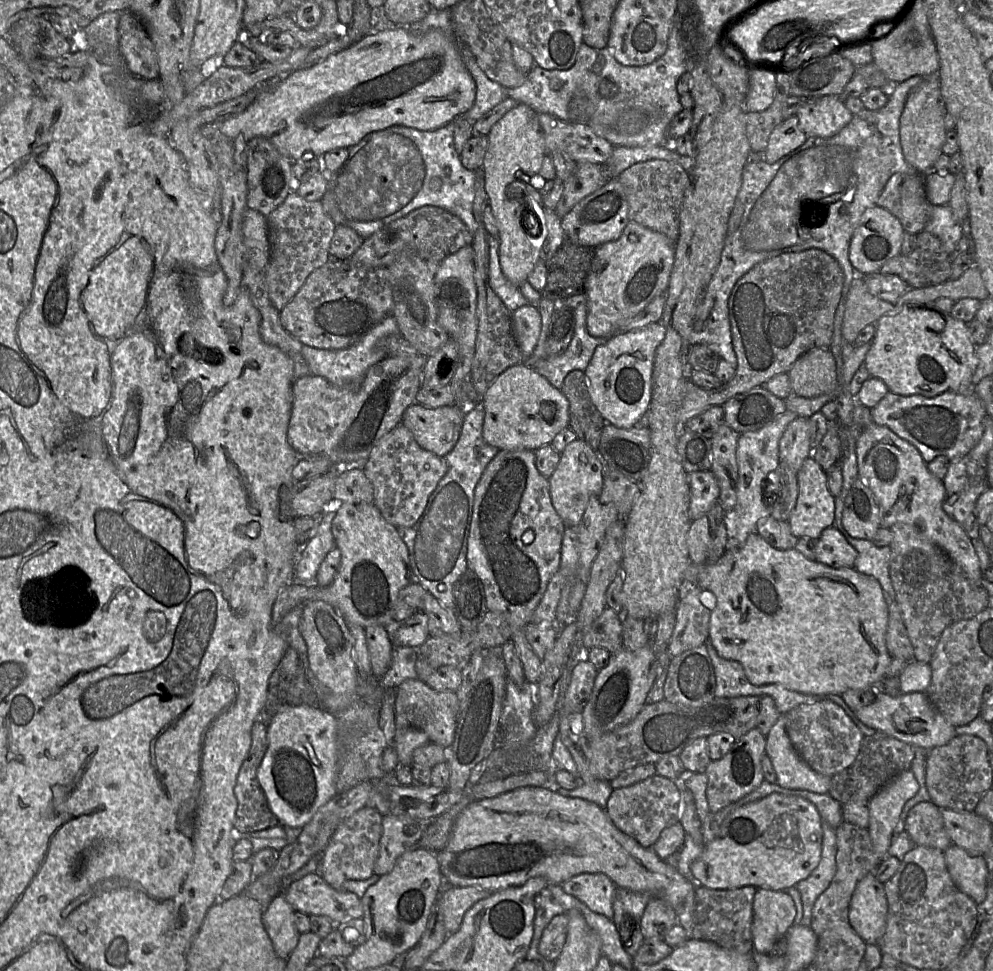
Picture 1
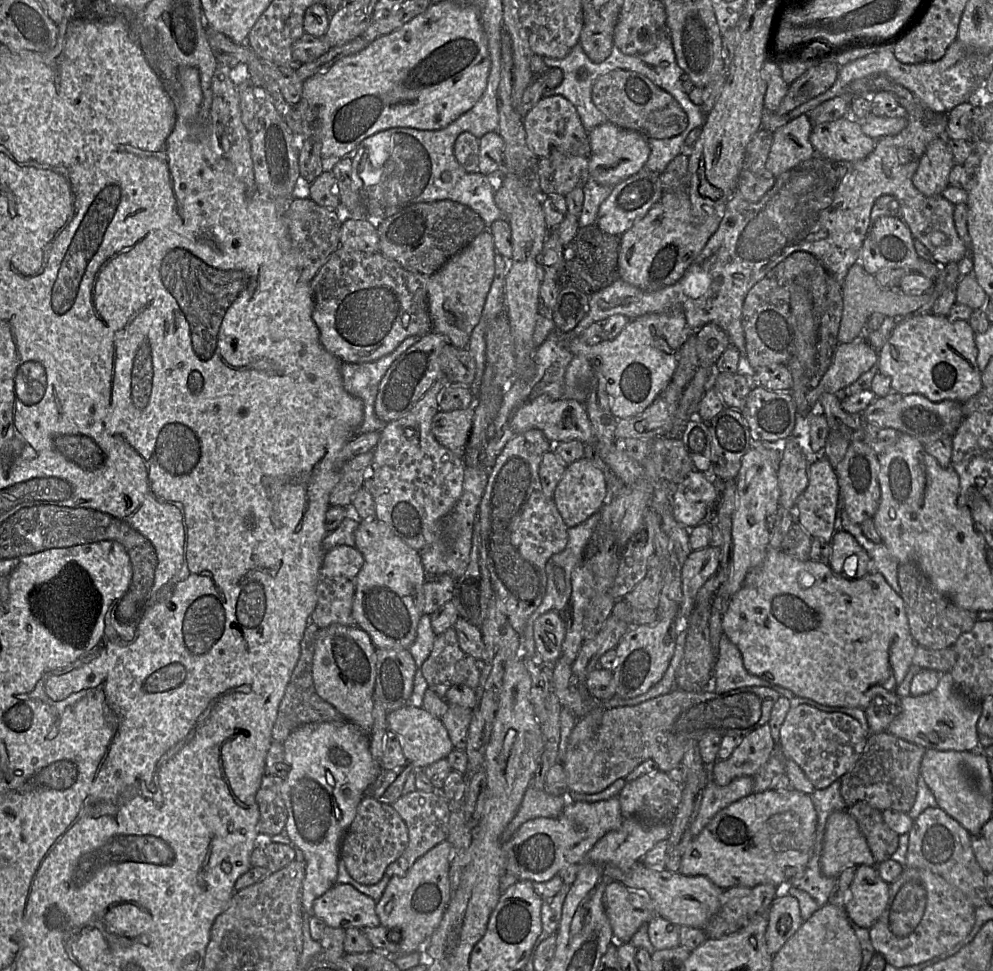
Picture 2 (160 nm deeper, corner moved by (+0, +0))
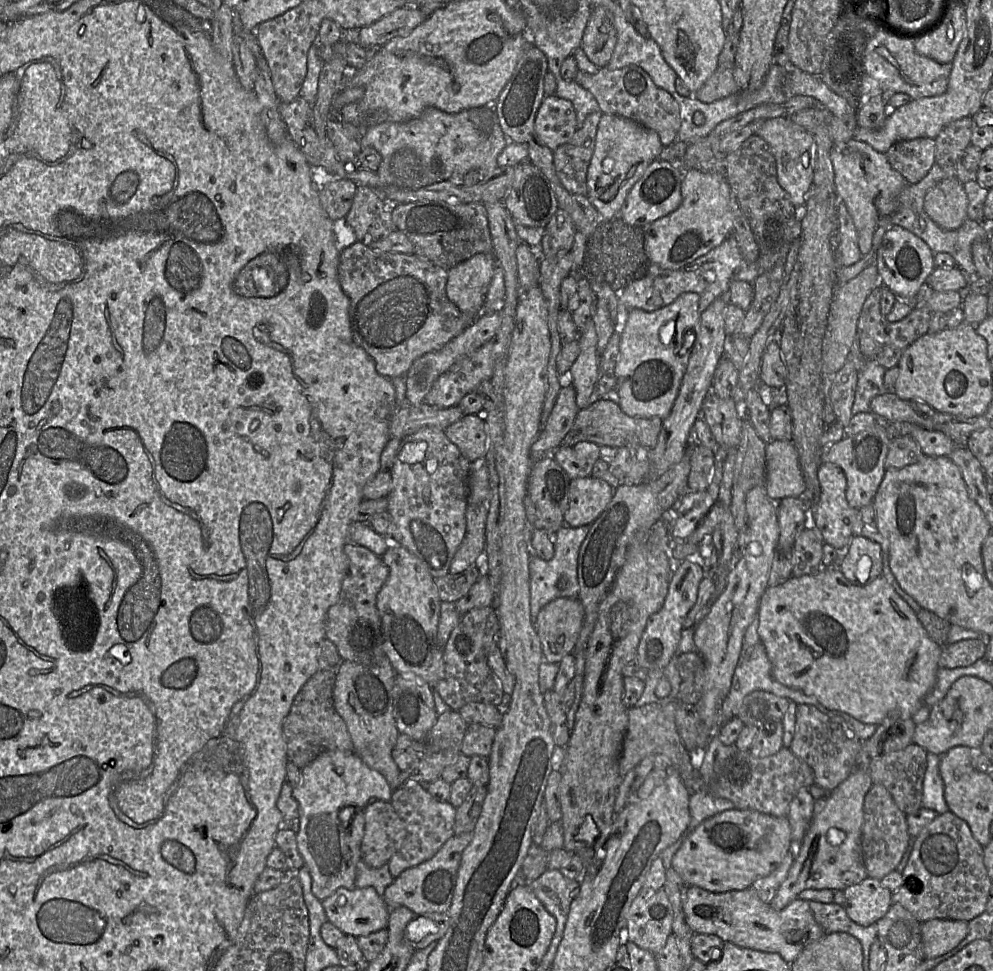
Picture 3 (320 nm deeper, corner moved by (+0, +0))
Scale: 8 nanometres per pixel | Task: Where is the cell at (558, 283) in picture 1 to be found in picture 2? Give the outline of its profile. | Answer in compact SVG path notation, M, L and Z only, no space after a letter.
M597 225L579 227L573 240L564 246L557 272L560 288L572 287L588 295L595 293L620 279L620 236L602 231Z

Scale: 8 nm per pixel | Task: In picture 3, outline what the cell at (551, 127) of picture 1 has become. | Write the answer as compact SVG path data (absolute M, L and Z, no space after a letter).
M545 96L535 118L535 131L553 152L567 143L577 131L577 114L571 101Z

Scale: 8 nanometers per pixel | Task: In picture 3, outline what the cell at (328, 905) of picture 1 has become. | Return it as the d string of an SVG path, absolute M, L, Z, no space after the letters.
M373 887L339 888L321 901L327 920L355 938L387 928L389 909Z

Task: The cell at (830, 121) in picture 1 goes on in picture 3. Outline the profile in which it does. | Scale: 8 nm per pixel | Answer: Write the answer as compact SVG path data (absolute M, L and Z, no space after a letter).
M850 139L835 143L830 152L834 170L834 184L839 197L845 203L858 234L862 256L869 253L875 227L881 216L892 214L899 205L899 195L908 181L888 162L885 153L873 149L866 142Z

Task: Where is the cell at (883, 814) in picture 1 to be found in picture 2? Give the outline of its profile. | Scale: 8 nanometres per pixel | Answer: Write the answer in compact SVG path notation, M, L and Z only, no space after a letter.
M877 866L857 867L846 902L851 924L870 929L887 905L889 888L890 884L880 878Z

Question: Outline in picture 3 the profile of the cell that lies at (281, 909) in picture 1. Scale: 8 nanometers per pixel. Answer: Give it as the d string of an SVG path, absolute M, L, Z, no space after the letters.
M324 751L301 769L300 782L292 791L299 804L297 847L311 876L311 892L318 900L326 899L339 888L356 887L365 808L370 798L390 802L392 793L386 778L369 768L354 751Z

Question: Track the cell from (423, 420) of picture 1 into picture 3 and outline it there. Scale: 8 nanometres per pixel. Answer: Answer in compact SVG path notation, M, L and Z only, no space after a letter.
M465 415L447 427L444 433L470 462L485 456L487 434L483 416Z

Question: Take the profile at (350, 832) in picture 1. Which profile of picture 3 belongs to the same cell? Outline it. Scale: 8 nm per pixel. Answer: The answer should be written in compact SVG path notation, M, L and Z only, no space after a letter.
M370 798L368 803L361 860L370 868L380 868L401 848L407 830L390 802Z

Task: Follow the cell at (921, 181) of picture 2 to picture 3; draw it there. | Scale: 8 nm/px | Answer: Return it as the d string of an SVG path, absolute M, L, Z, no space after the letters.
M957 178L939 181L925 194L924 209L942 229L959 228L968 219L968 200L963 183Z

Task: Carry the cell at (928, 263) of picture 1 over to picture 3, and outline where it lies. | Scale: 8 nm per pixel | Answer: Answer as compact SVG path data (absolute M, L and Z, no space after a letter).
M883 286L875 287L865 300L858 319L855 342L865 359L875 361L884 368L897 366L904 351L929 330L932 311L926 306L917 306L897 322L889 322L882 315L880 299Z

